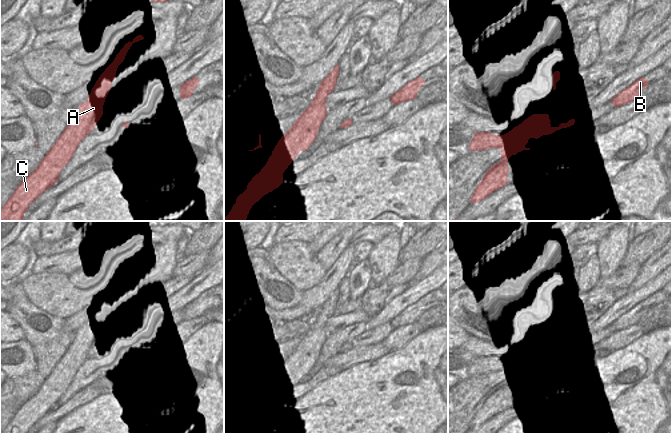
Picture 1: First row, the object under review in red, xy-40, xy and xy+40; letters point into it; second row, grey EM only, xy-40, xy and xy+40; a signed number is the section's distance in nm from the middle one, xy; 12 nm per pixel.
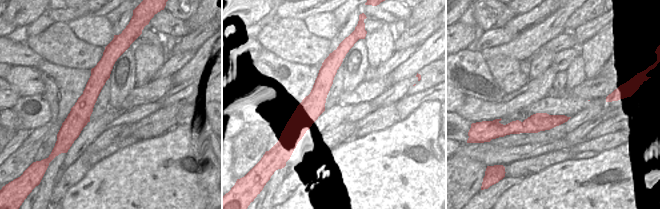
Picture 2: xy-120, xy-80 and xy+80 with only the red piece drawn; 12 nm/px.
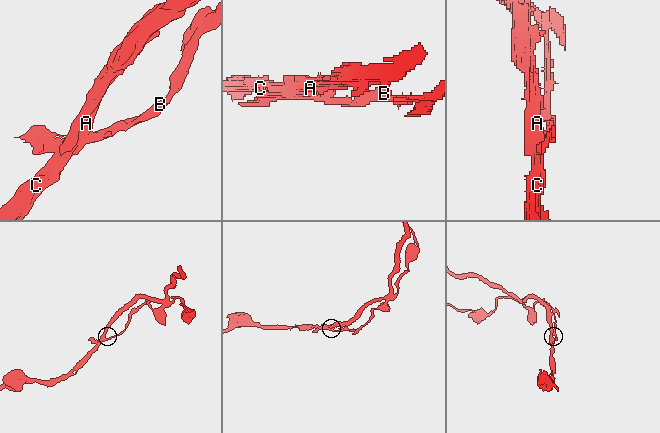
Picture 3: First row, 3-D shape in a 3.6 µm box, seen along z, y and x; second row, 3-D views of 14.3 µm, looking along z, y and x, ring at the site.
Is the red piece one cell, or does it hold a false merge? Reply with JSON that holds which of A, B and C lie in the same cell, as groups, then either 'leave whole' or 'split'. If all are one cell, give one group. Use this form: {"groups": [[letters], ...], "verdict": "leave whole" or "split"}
{"groups": [["A", "C"], ["B"]], "verdict": "split"}

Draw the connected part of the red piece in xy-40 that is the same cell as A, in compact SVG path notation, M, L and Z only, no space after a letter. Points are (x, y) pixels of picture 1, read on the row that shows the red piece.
M142 35L128 42L114 61L96 81L86 101L76 110L66 129L59 136L37 168L16 188L0 210L0 221L21 221L29 205L59 180L60 171L68 164L80 142L94 129L103 115L103 105L111 89L118 66L133 43L143 40Z

